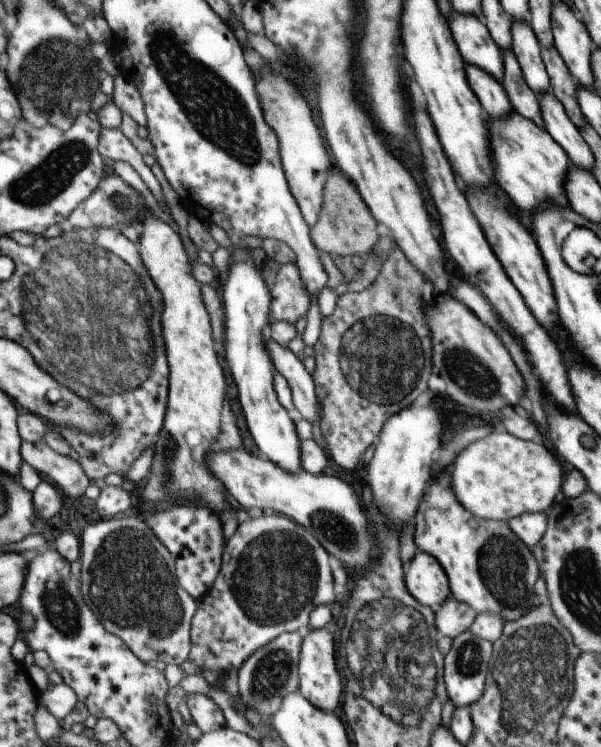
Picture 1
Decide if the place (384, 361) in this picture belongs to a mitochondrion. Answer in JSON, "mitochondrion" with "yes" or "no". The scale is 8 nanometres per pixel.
{"mitochondrion":"yes"}

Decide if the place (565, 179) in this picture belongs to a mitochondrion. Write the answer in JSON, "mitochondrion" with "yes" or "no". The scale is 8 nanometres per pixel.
{"mitochondrion":"no"}

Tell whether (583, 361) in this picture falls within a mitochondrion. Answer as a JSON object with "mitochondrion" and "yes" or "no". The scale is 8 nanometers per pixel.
{"mitochondrion":"no"}

